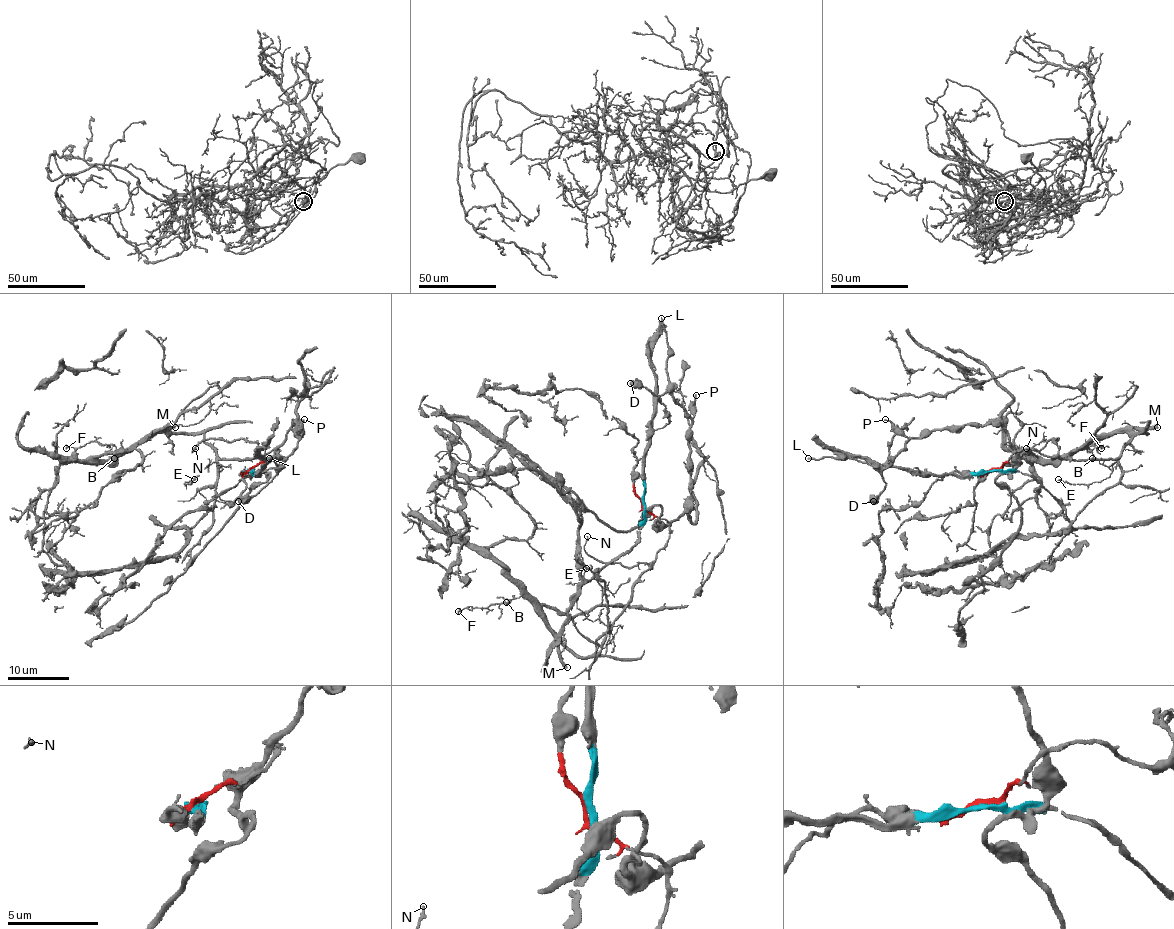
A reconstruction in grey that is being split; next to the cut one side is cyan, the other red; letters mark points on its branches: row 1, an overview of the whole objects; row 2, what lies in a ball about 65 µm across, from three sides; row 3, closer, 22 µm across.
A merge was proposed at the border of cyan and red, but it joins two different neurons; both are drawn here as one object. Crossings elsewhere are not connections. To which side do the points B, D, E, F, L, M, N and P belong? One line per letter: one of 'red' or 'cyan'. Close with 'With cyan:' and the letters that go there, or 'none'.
B: red
D: red
E: red
F: red
L: red
M: red
N: red
P: red
With cyan: none

